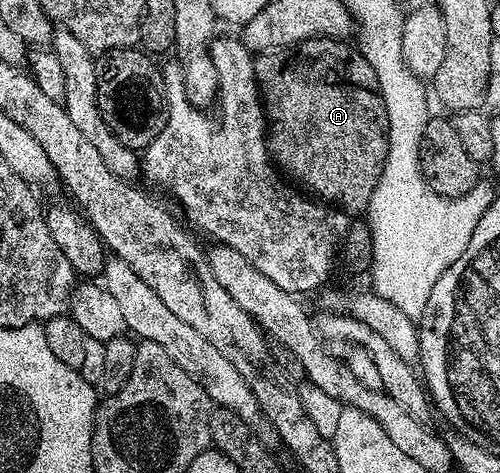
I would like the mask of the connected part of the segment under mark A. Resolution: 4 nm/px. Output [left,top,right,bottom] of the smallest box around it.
[254,36,390,214]

